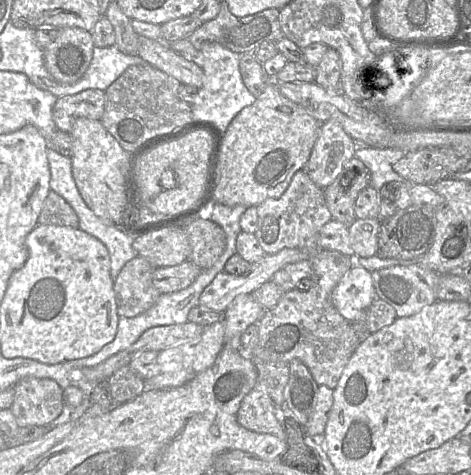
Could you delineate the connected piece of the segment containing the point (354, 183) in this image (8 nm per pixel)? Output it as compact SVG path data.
M358 158L346 162L335 180L324 190L324 197L332 219L348 228L355 222L355 201L359 193L370 185L371 173Z

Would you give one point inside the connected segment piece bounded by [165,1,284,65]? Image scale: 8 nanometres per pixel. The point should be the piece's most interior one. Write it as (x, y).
(245, 34)

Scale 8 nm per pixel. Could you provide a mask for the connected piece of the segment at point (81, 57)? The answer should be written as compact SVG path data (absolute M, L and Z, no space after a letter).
M62 27L55 41L44 50L45 66L62 83L78 81L87 71L93 56L92 34L78 27Z

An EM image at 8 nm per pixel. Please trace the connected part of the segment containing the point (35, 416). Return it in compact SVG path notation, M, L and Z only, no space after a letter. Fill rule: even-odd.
M27 377L13 385L14 399L10 407L20 428L27 426L46 426L54 421L62 412L64 390L52 379Z

